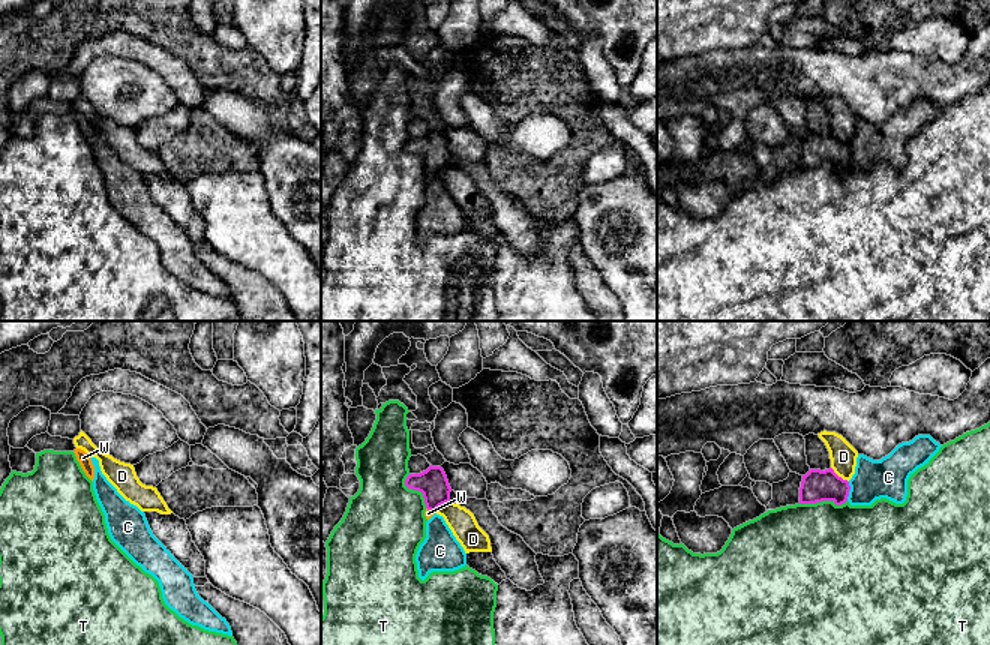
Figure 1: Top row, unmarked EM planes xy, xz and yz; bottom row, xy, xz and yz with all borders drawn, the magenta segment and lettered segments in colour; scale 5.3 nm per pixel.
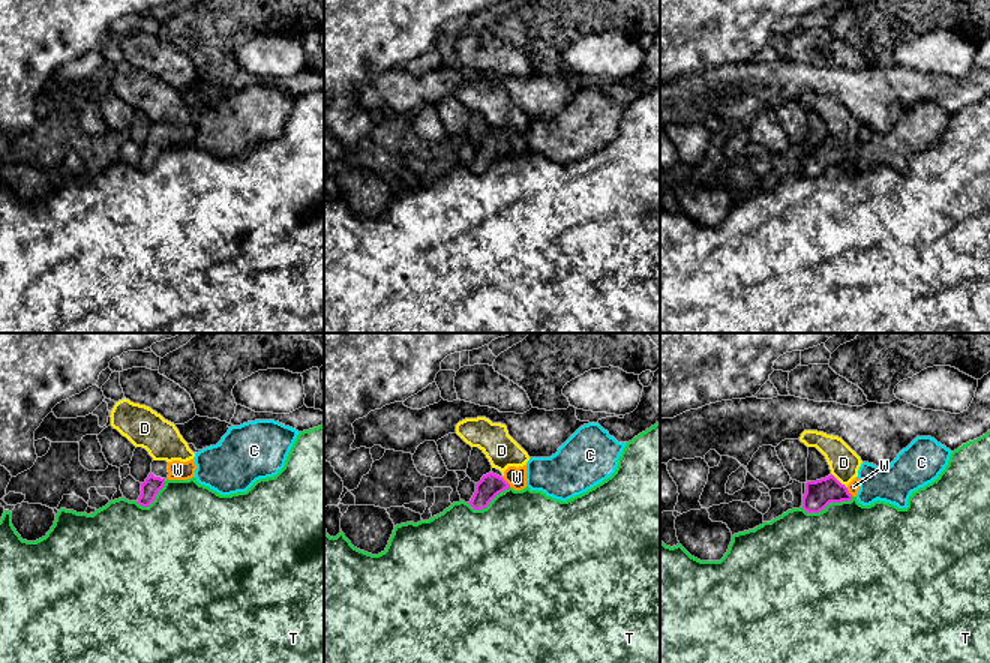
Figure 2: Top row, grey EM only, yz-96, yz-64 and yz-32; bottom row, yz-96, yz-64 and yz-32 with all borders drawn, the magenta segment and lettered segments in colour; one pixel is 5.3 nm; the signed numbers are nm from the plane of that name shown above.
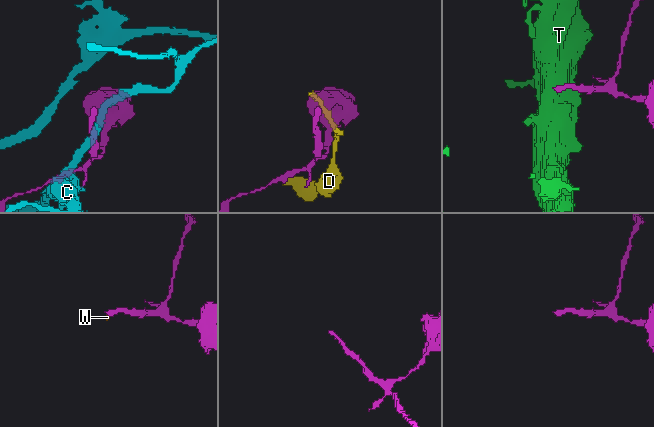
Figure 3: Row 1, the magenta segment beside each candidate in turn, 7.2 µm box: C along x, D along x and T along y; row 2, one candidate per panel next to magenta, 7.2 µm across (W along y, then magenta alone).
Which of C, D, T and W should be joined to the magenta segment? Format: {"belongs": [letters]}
{"belongs": ["W"]}

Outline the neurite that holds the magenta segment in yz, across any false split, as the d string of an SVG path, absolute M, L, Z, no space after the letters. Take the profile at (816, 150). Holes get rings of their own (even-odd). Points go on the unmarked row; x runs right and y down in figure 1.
M832 132L825 135L810 134L802 140L800 168L832 165L836 170L842 170L848 165L849 154L849 146L838 141Z

